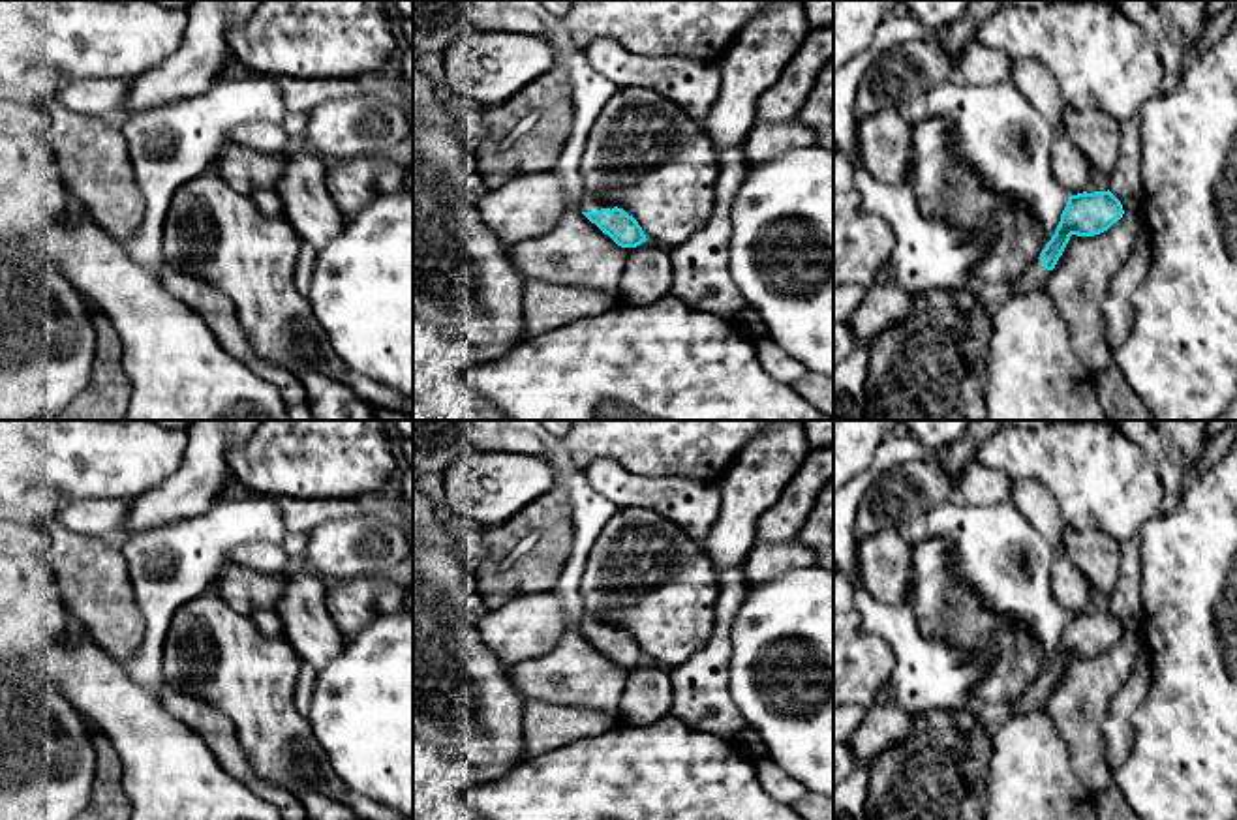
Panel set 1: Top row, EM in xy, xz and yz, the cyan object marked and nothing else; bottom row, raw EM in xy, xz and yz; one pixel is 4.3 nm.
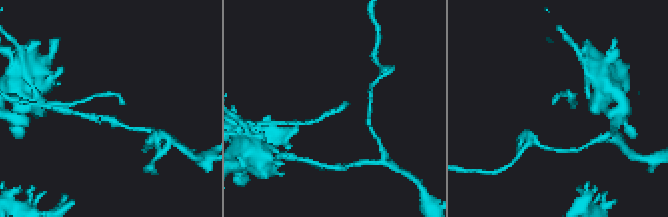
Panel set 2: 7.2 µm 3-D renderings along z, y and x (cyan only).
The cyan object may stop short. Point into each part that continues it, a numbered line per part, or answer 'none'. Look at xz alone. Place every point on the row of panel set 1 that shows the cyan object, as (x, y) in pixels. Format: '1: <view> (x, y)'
1: xz (588, 203)

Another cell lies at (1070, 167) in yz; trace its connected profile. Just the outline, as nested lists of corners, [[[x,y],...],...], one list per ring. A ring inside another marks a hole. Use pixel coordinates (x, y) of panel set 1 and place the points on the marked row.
[[[1062,131],[1051,144],[1051,169],[1070,195],[1083,193],[1092,175],[1089,159]]]

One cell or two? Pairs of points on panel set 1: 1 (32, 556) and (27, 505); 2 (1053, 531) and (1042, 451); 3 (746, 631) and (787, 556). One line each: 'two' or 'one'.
1: two
2: two
3: two

